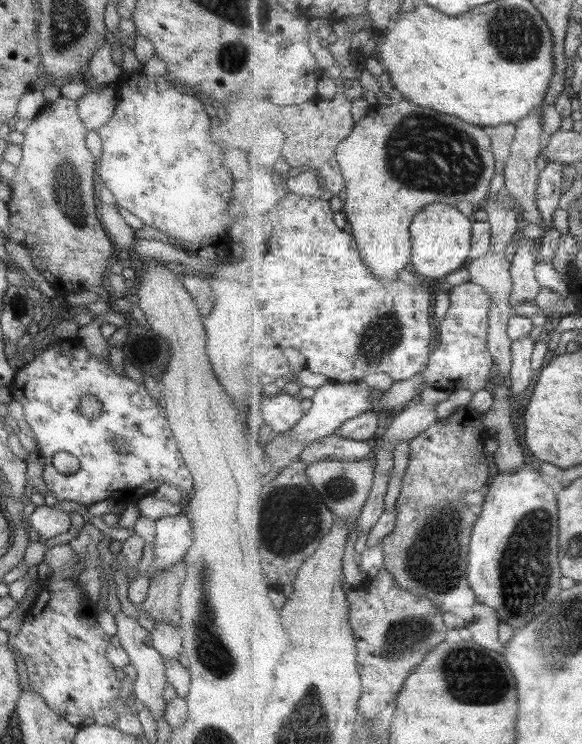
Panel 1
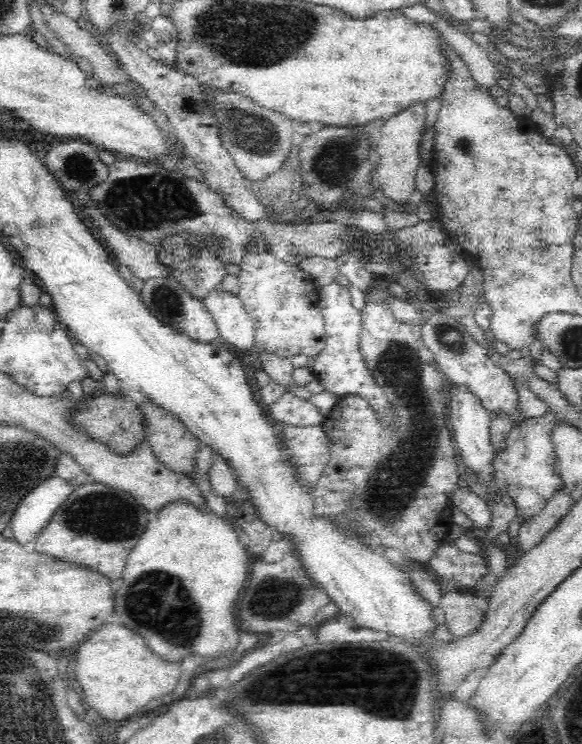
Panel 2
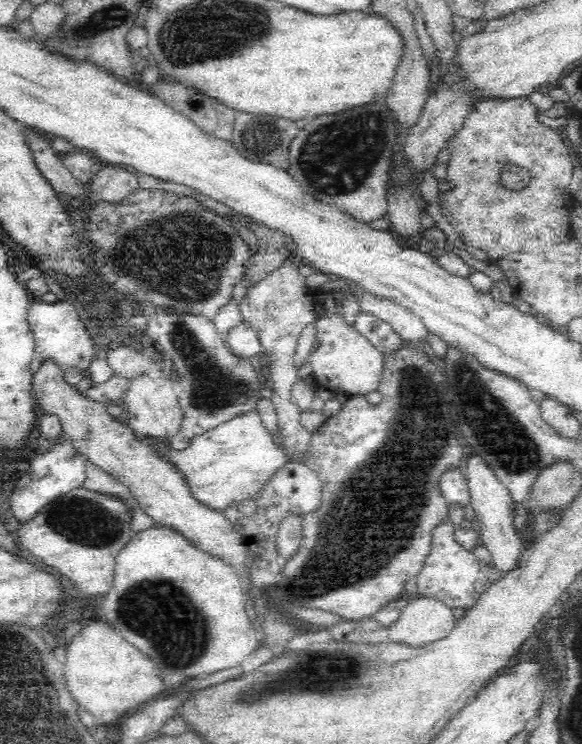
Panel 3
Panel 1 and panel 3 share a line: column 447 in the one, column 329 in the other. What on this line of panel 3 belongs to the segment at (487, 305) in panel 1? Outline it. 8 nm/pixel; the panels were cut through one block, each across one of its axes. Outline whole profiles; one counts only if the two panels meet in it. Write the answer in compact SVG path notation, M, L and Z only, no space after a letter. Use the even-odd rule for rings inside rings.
M322 300L319 311L320 319L316 322L316 347L309 355L313 381L320 389L332 390L333 393L348 392L351 396L364 396L379 387L384 368L383 352L378 350L356 328L349 326L340 312L325 310Z

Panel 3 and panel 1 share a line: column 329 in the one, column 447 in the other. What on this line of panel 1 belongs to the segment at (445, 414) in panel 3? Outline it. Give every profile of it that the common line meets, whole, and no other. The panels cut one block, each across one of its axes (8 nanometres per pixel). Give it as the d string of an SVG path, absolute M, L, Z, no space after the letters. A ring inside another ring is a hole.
M457 407L449 417L431 425L428 430L409 441L408 466L403 474L400 495L395 504L397 526L383 542L385 568L395 575L397 585L415 595L431 599L441 611L462 617L468 625L476 618L473 606L479 603L477 593L471 589L467 580L471 541L478 516L467 508L462 497L467 492L489 485L494 476L495 470L489 457L483 460L475 458L475 453L481 449L481 445L486 445L490 436L487 433L487 424L481 416L468 407Z

